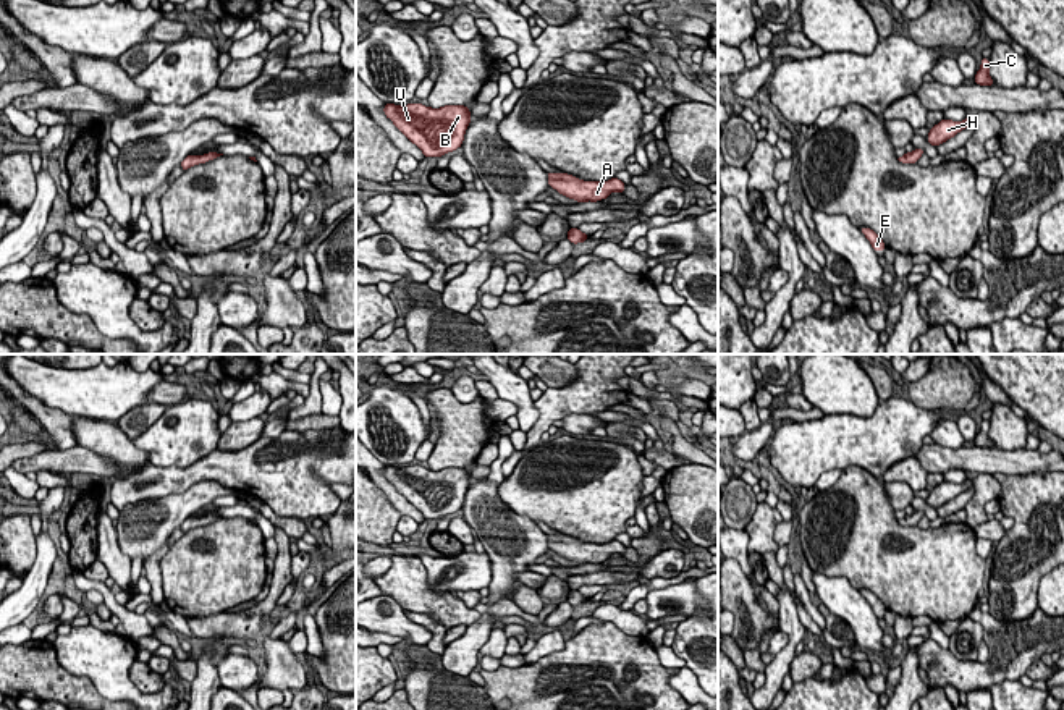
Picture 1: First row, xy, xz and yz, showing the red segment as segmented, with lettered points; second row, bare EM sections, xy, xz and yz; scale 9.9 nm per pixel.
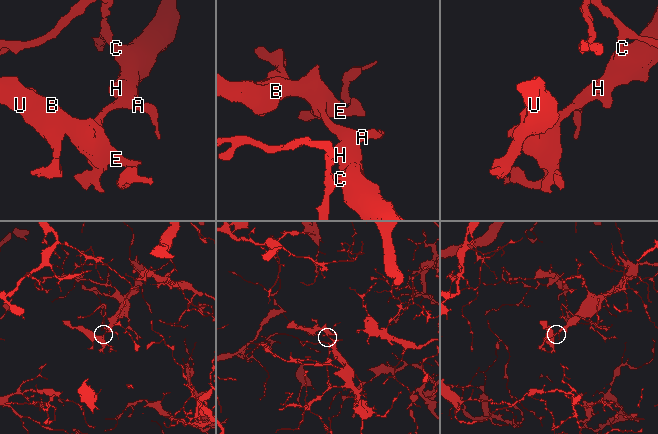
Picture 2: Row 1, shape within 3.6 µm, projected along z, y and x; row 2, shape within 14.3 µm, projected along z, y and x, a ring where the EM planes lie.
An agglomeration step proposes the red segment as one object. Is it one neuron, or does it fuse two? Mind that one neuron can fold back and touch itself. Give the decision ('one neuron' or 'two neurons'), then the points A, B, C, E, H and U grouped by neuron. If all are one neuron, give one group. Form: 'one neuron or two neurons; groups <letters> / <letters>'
one neuron; groups A B C E H U

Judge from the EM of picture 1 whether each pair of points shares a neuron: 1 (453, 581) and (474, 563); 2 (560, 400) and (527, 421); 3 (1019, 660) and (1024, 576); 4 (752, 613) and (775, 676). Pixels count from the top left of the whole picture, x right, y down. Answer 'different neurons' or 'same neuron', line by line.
1: same neuron
2: different neurons
3: different neurons
4: different neurons

